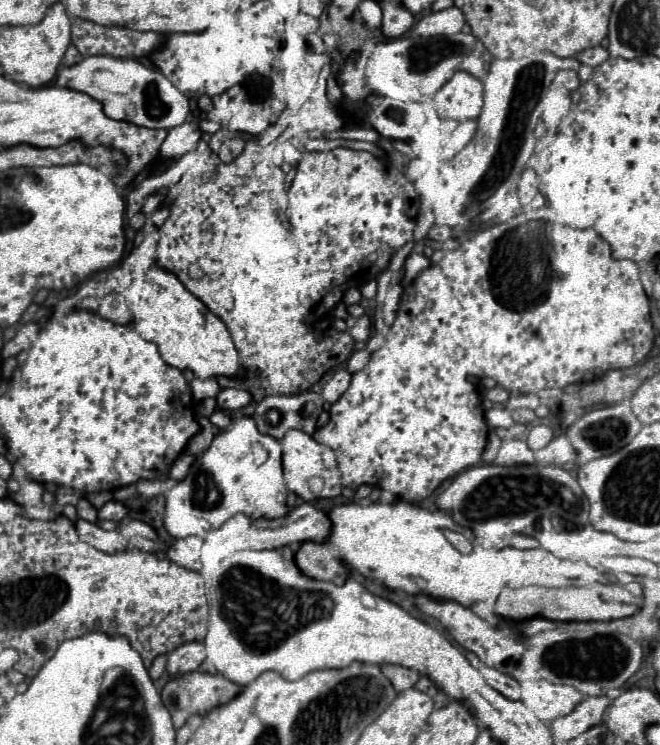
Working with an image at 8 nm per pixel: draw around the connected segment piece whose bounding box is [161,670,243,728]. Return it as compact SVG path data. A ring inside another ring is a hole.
M195 670L191 674L183 674L183 676L177 676L173 680L169 680L165 684L165 688L161 690L161 696L163 696L163 704L167 706L167 710L171 710L171 716L173 716L173 724L175 728L181 728L185 724L185 720L193 714L201 714L205 716L209 710L213 710L215 706L221 706L221 704L227 704L231 698L235 698L243 688L231 680L227 680L225 676L221 674L207 674L207 672L201 672L201 670Z

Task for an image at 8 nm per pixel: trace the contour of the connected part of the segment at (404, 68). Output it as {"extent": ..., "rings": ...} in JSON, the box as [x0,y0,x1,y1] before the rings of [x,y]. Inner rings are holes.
{"extent":[365,32,493,98],"rings":[[[459,32],[459,34],[453,36],[453,40],[449,40],[449,38],[421,38],[421,36],[415,36],[411,40],[411,38],[403,36],[403,38],[395,38],[395,40],[381,42],[381,44],[375,46],[373,56],[369,58],[369,64],[365,68],[365,82],[367,82],[369,88],[373,88],[375,94],[389,96],[389,98],[407,98],[409,86],[419,88],[421,94],[433,96],[459,70],[465,70],[465,72],[473,74],[475,78],[483,80],[487,76],[487,66],[491,64],[491,60],[493,60],[491,52],[473,34]]]}

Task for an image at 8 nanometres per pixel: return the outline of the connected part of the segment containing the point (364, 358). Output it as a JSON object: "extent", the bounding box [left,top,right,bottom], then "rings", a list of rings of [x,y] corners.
{"extent":[347,350,369,374],"rings":[[[355,350],[355,352],[351,354],[349,362],[347,362],[347,370],[353,374],[353,372],[365,368],[367,362],[369,362],[369,352],[367,352],[367,350]]]}

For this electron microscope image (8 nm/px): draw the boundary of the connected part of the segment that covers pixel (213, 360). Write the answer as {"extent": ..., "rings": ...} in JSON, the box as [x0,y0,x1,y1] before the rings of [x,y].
{"extent":[123,266,241,378],"rings":[[[153,266],[141,276],[133,276],[131,286],[125,290],[123,298],[129,304],[133,314],[133,326],[145,340],[155,342],[161,358],[179,368],[191,370],[199,378],[213,376],[235,376],[241,372],[239,352],[231,342],[229,330],[225,324],[207,310],[207,306],[195,298],[175,274]]]}

